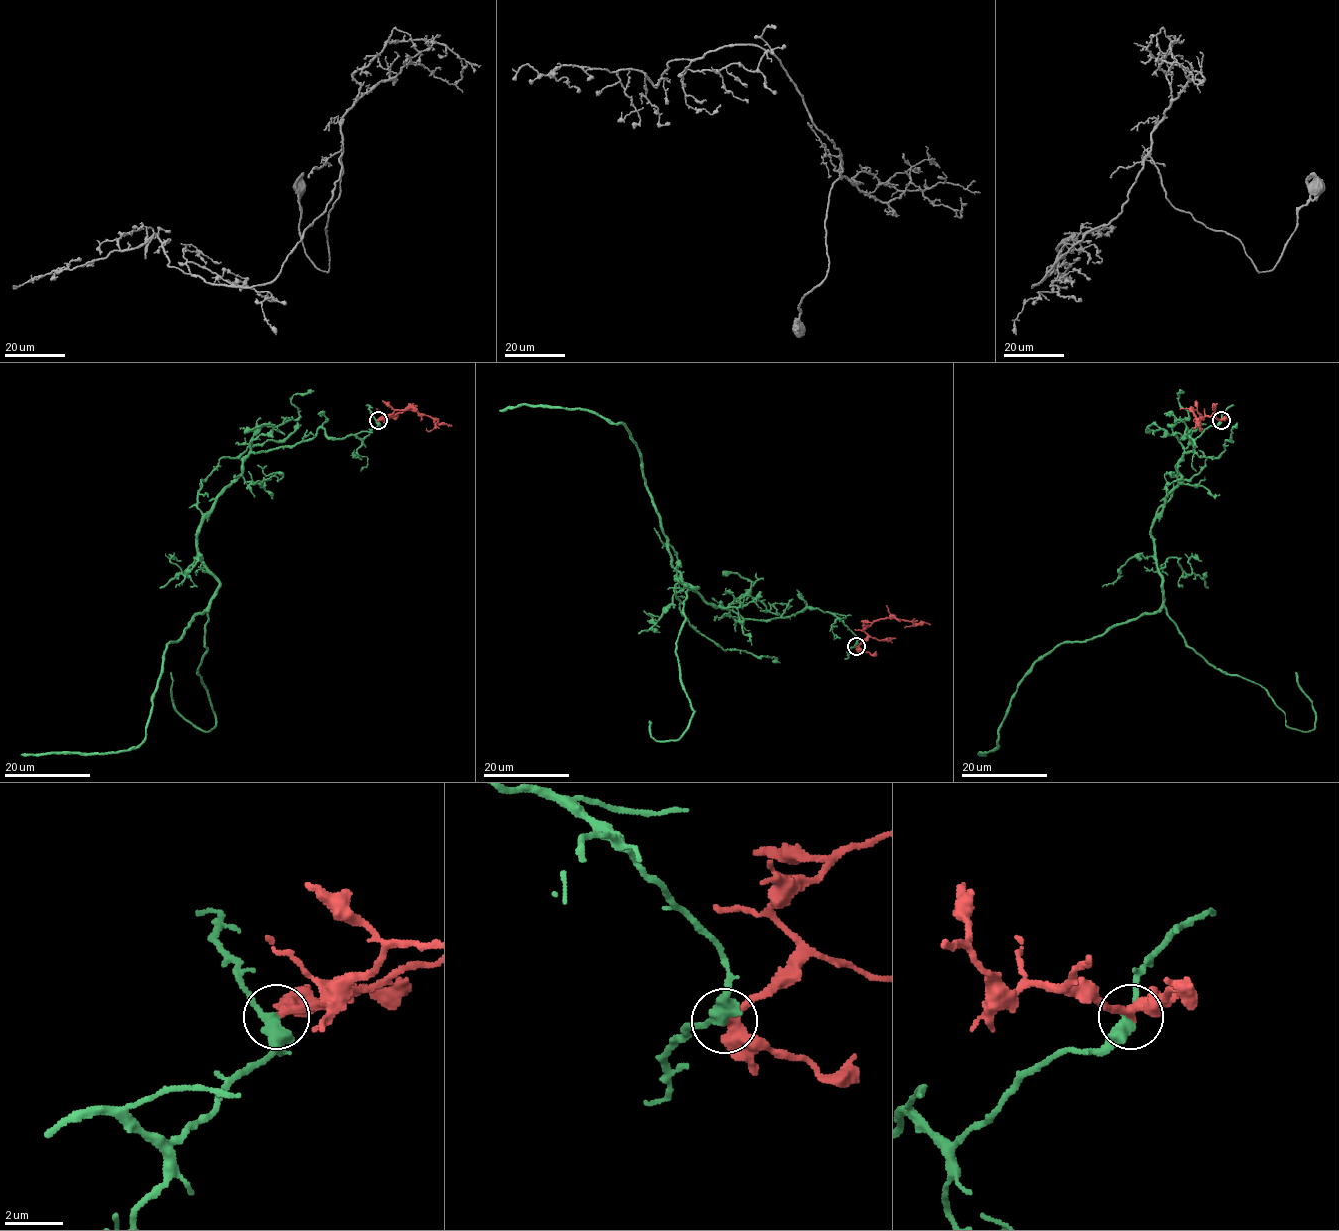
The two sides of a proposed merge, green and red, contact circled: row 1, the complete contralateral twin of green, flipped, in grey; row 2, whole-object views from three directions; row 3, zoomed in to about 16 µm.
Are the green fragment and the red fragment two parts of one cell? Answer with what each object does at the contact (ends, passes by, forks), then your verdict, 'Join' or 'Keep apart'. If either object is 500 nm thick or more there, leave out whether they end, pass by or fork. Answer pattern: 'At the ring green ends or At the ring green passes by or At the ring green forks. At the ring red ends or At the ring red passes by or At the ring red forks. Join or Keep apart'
At the ring green passes by. At the ring red passes by. Keep apart

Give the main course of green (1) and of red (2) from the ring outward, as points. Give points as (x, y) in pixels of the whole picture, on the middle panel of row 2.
1: (856, 646), (830, 612), (742, 618), (676, 579), (697, 588), (671, 563), (624, 423), (578, 408), (499, 410)
2: (856, 646), (867, 635), (864, 630), (880, 619), (912, 621), (913, 625), (905, 628)

